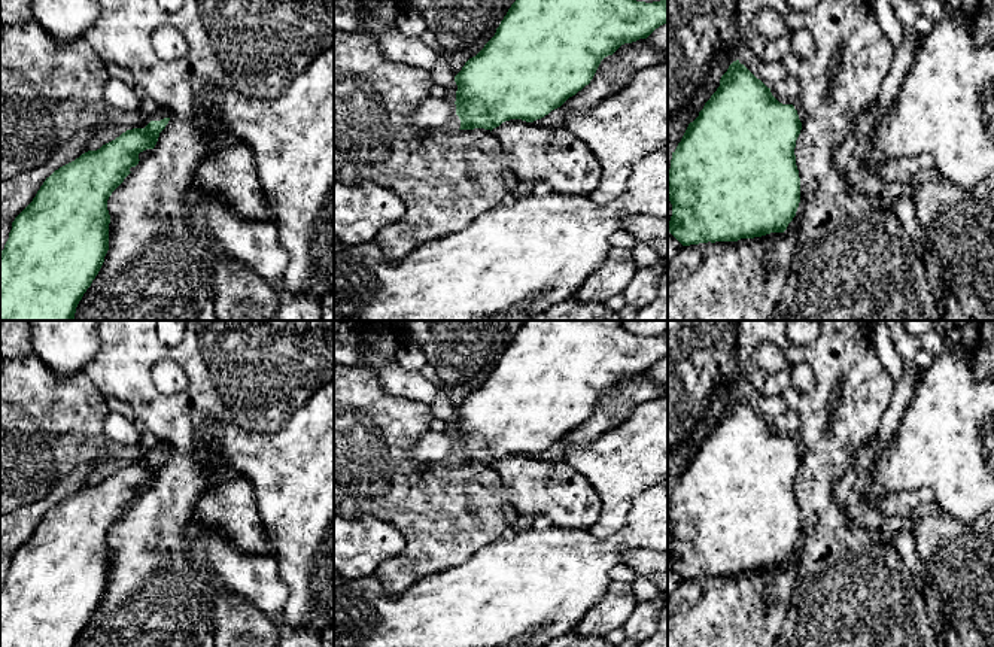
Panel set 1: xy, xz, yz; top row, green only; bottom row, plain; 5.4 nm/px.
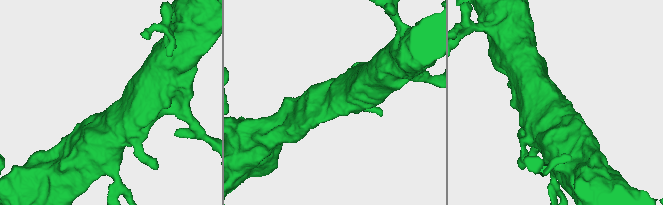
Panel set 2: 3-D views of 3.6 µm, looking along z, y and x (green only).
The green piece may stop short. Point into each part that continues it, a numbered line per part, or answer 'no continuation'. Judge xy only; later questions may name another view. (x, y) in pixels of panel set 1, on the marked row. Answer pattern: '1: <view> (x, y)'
1: xy (163, 111)

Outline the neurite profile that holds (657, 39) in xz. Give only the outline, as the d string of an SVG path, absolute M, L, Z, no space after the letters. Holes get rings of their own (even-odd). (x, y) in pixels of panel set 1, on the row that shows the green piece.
M668 24L656 28L648 37L647 42L660 54L668 58Z

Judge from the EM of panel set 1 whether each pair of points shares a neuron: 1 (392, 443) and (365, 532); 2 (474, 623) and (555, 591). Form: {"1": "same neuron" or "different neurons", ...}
{"1": "different neurons", "2": "same neuron"}

